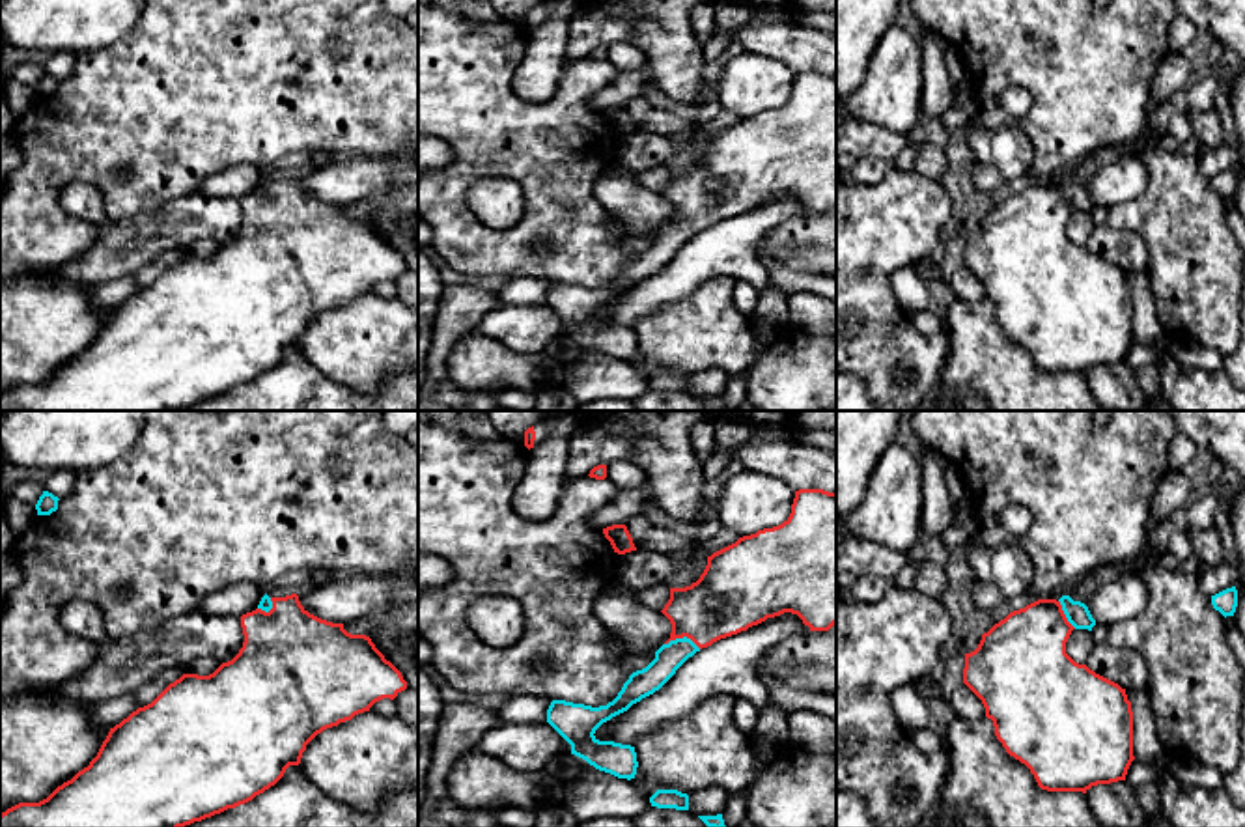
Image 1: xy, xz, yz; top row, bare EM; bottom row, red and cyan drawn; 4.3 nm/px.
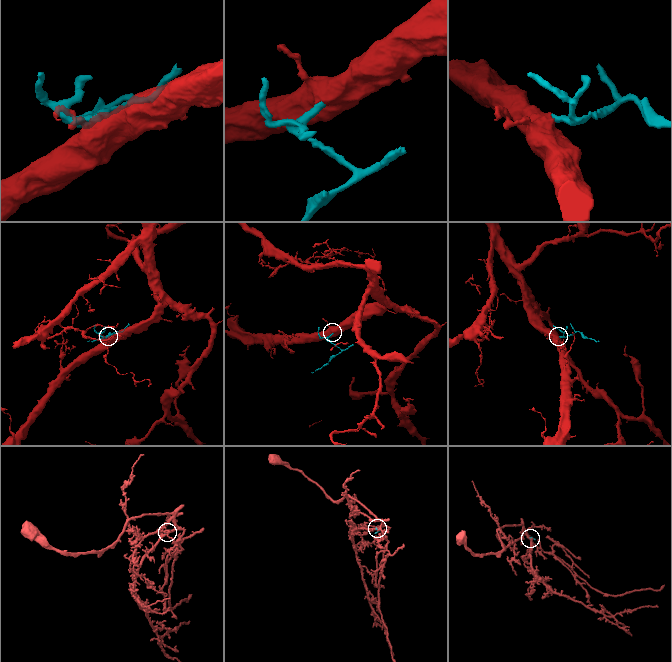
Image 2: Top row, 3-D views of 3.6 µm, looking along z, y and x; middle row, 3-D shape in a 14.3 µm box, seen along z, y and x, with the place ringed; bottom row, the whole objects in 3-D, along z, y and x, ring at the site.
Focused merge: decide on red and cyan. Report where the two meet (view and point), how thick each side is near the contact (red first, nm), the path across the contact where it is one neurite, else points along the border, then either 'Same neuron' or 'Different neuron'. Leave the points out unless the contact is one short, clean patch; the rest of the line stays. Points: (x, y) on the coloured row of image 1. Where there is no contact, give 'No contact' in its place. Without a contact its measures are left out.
Touches red at xz (684, 635). Thickness 300 nm (red) against 120 nm. Path across: xz (728, 598), (710, 609), (684, 635), (669, 658). Same neuron

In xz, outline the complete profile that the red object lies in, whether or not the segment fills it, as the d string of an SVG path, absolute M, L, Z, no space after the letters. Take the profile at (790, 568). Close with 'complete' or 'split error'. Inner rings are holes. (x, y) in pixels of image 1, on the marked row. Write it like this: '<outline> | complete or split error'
M795 491L782 525L707 556L700 579L670 588L661 612L672 624L670 638L612 702L592 708L553 700L547 709L547 722L571 745L571 754L618 778L635 778L635 747L599 741L595 730L659 691L696 652L784 612L797 614L810 631L836 624L836 493Z | split error

